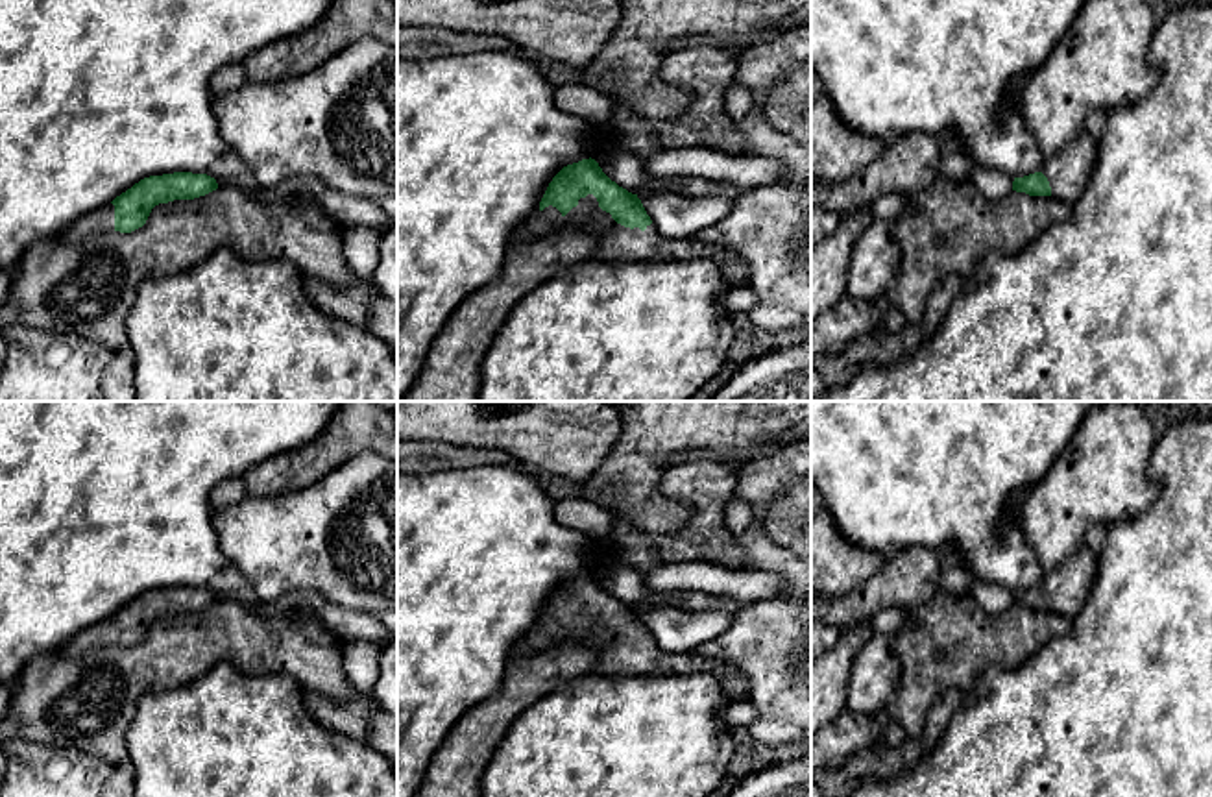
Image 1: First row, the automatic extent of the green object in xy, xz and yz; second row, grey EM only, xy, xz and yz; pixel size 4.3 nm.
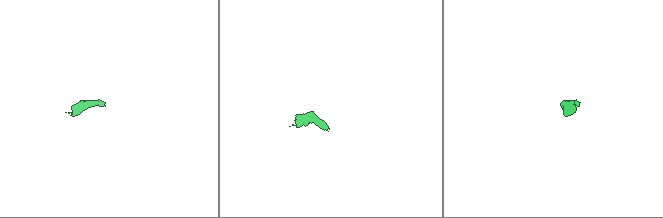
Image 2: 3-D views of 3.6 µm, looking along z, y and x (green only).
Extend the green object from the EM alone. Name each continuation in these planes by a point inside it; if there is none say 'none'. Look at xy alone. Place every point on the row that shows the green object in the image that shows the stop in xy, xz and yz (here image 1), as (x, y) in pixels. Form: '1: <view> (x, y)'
1: xy (100, 220)

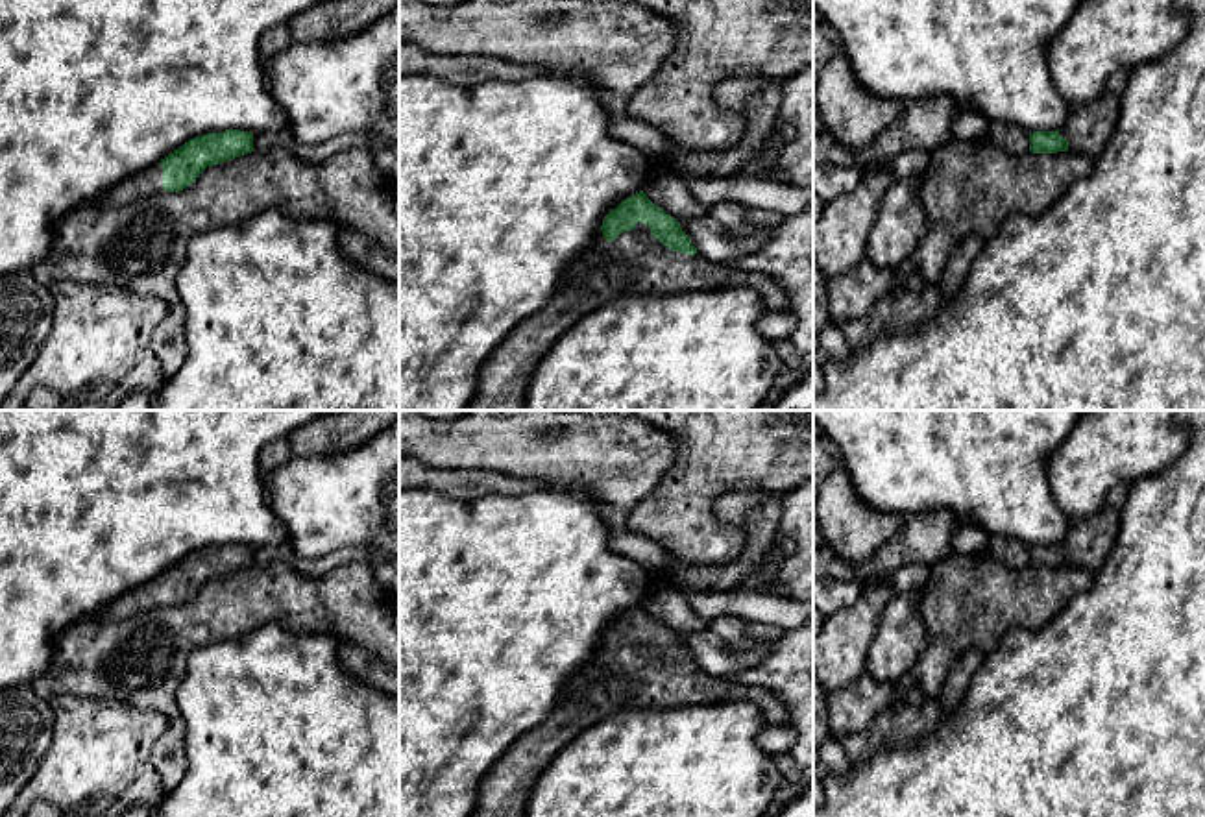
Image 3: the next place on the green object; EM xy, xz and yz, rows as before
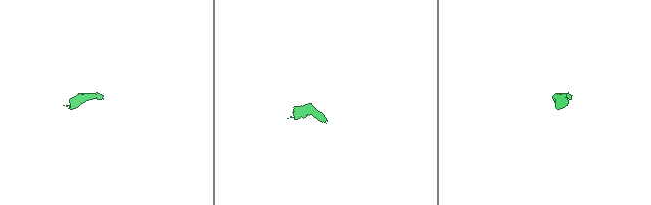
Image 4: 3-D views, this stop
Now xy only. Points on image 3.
1: xy (150, 180)

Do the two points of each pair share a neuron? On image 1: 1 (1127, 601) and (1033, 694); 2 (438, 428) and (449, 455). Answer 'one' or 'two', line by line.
1: one
2: two

